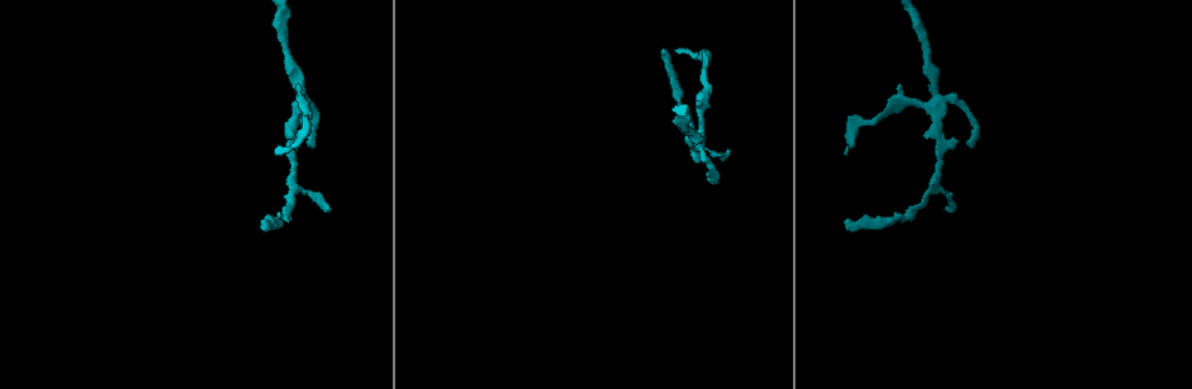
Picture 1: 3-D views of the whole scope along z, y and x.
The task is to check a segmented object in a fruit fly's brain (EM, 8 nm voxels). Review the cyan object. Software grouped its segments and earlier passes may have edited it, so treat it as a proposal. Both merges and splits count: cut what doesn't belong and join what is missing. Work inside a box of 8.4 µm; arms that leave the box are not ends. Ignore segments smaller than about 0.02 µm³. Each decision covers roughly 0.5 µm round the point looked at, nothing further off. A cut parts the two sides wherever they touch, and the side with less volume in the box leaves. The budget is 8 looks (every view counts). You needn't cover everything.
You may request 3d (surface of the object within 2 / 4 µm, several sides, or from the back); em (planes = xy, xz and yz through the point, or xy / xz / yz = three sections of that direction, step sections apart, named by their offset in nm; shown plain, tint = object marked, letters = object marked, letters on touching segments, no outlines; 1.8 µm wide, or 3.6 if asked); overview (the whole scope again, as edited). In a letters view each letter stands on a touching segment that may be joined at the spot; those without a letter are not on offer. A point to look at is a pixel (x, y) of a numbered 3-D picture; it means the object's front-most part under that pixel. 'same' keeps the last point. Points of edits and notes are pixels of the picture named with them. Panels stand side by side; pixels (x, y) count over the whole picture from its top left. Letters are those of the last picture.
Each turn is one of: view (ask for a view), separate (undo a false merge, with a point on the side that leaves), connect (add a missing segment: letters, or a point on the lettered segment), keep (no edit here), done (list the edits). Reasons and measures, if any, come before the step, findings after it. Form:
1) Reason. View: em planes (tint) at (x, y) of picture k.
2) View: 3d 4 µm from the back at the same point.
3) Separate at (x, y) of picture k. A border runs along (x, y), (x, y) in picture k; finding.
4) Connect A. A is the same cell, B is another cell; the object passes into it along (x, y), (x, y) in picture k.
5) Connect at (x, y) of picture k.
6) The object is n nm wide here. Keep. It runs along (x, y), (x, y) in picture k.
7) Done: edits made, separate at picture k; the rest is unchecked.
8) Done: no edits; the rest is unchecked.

View: 3d 4 µm from the back at (297, 107) of picture 1.

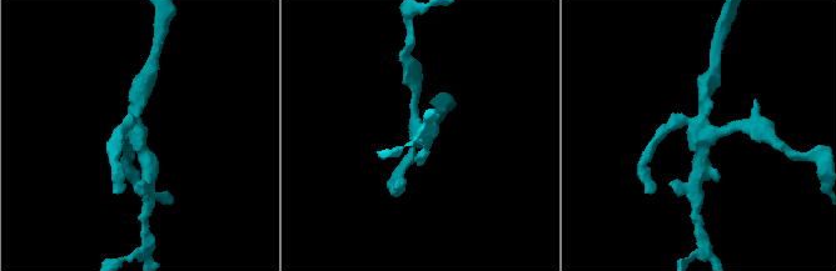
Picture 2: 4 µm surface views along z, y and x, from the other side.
4 arms meet here. View: em planes (letters) at (701, 136) of picture 2.

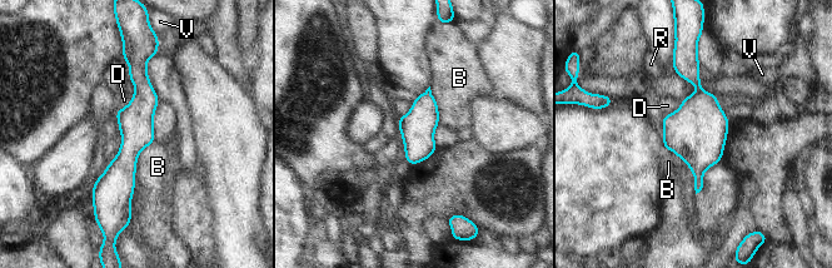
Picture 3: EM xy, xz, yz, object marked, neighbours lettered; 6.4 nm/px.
Keep. B, D, R and V are other cells; a border runs along (155, 139), (138, 155), (130, 218) in picture 3; continuous, no second neuron.

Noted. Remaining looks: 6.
Abrupt turn. View: 3d 2 µm at (707, 60) of picture 1.

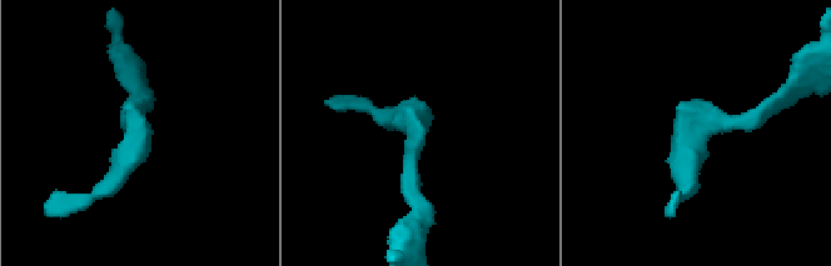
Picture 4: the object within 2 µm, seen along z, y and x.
View: em xz step 8 (letters) at (139, 123) of picture 4.

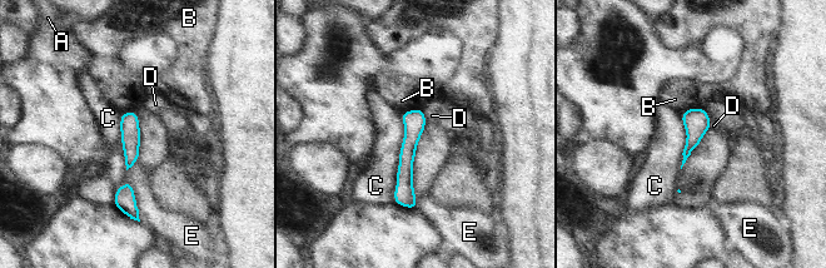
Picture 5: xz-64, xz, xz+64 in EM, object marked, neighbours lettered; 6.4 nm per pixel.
Keep. A, B, C, D and E are other cells; it runs along (418, 112), (406, 158), (412, 206) in picture 5; one neuron here.

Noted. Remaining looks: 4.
An open end. View: em yz step 16 (letters) at (666, 50) of picture 1.

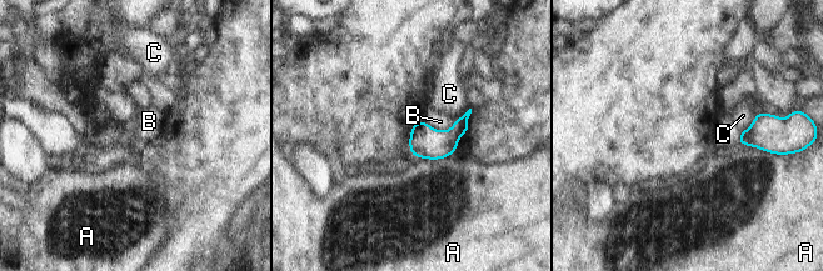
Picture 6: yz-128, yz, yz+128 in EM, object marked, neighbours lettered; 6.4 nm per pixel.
Cut it another way. View: em planes (letters) at the same point.

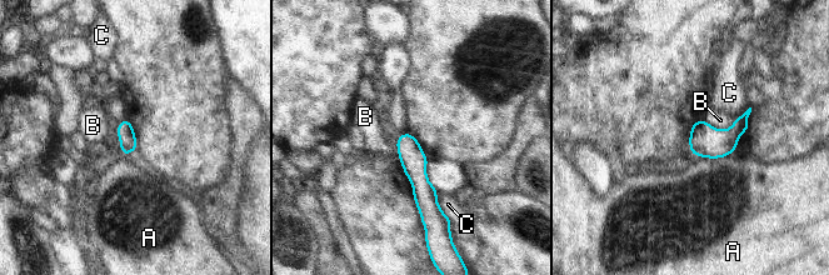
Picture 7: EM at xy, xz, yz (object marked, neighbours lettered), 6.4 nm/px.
The longest contact is with A, 280 nm. Keep. A, B and C are other cells; no lettered segment goes on from it.

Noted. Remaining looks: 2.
Done: no edits; the rest is unchecked.

